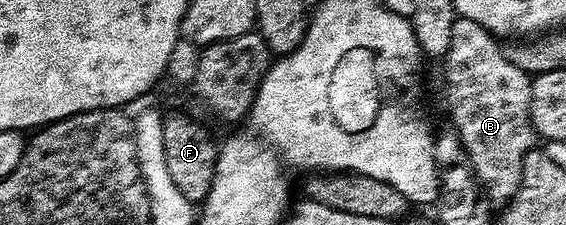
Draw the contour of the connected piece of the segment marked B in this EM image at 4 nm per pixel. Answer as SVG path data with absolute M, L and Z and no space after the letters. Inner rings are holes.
M456 16L453 23L453 35L449 39L449 51L441 59L441 65L443 65L443 93L447 96L448 103L451 104L451 121L455 124L452 125L453 131L459 136L461 143L465 147L467 158L471 160L471 169L477 175L479 184L482 185L483 192L487 195L487 200L499 207L506 206L507 202L513 200L517 195L517 191L523 188L523 163L525 155L530 149L536 148L537 145L537 134L531 122L532 78L525 71L521 71L521 67L517 67L513 63L509 63L509 59L505 59L500 42L496 40L489 30L481 27L481 23L473 23L473 19L465 19L461 16Z

